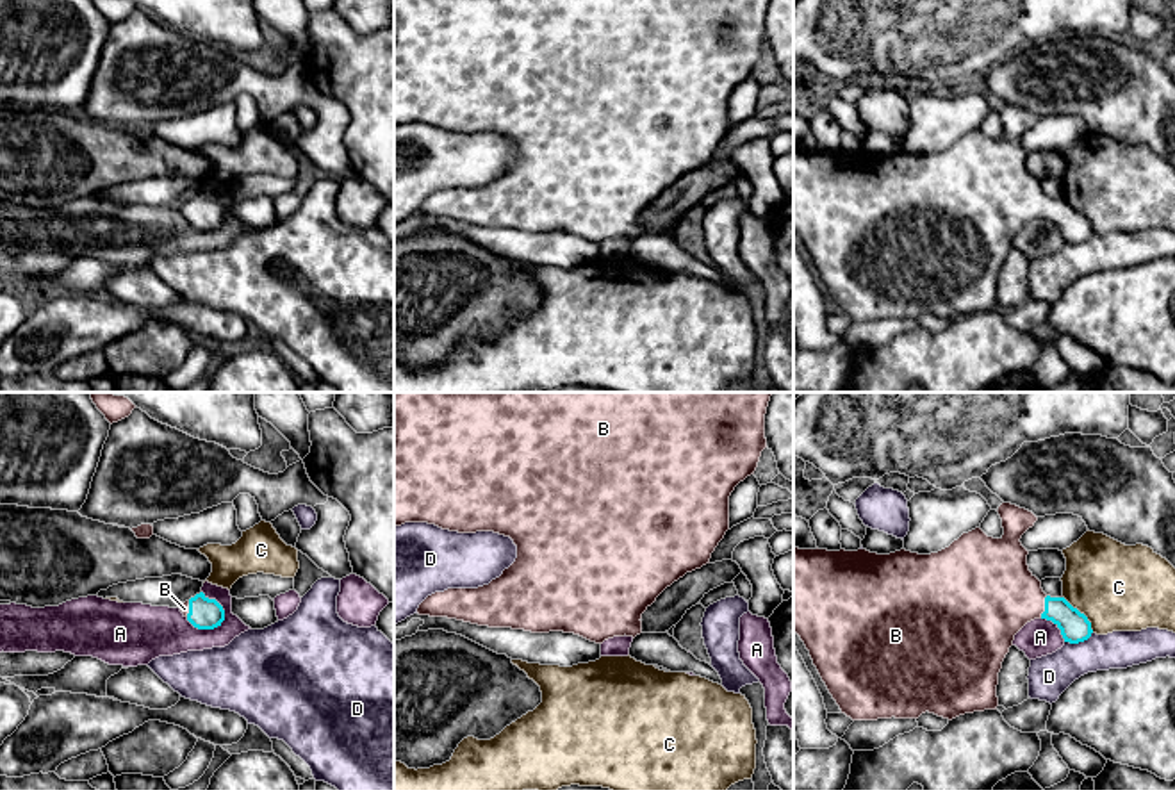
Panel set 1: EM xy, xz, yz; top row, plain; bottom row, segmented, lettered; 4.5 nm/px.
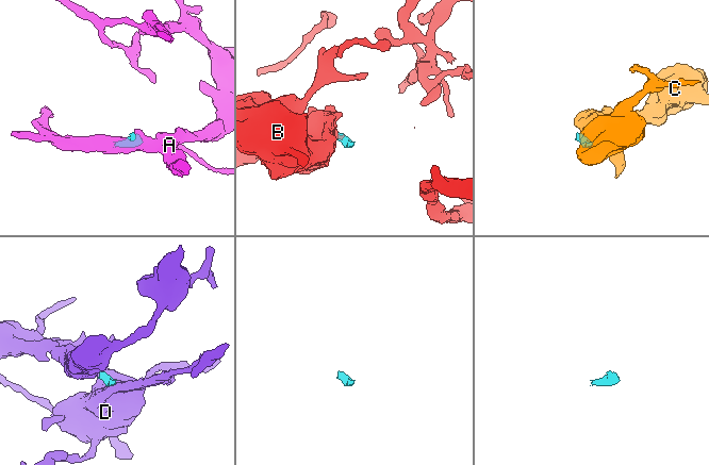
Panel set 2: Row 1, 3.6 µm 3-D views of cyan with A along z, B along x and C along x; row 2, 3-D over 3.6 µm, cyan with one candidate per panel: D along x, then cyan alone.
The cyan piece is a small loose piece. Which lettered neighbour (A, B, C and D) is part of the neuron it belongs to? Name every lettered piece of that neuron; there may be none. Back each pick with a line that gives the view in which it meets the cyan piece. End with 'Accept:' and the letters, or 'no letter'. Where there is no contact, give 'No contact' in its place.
B: Touches cyan in yz
Accept: B

